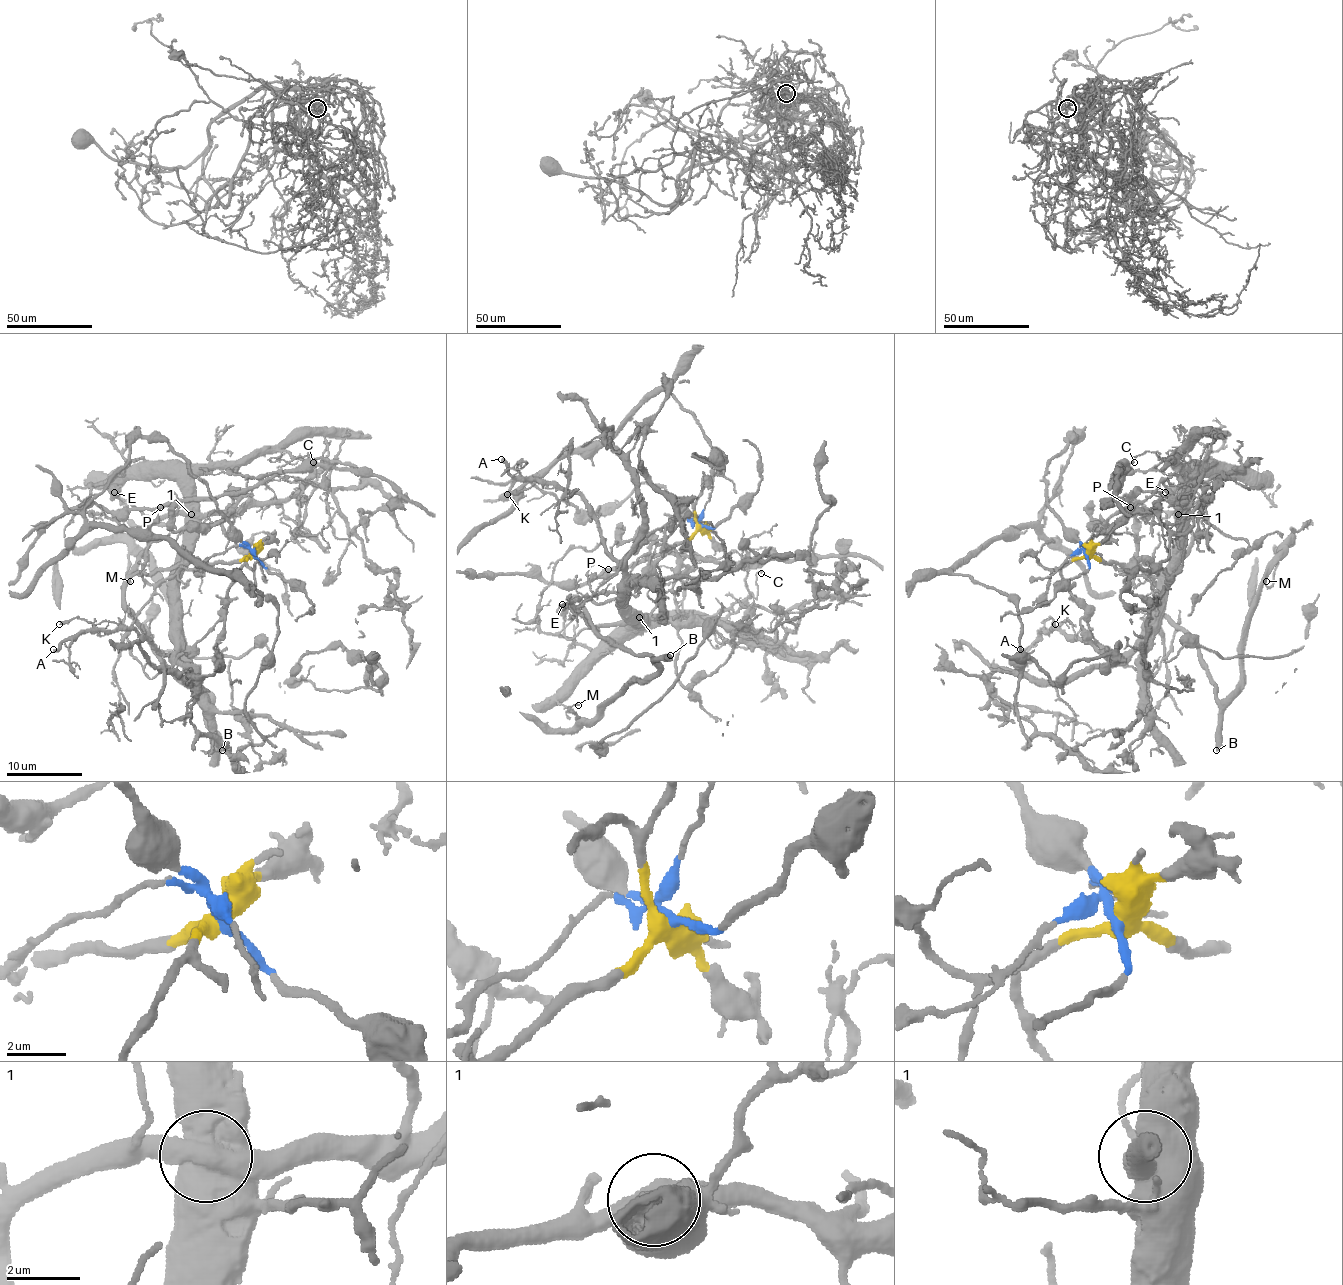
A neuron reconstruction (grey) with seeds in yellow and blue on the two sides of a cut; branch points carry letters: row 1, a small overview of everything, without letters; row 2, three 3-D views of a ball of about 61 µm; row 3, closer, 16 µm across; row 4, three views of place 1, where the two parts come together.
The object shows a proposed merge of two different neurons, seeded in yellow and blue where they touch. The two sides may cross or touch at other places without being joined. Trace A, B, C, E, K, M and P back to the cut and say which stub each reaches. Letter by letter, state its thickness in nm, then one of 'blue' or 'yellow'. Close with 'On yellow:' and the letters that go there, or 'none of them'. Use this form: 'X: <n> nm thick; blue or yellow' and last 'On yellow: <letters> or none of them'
A: 340 nm thick; blue
B: 500 nm thick; yellow
C: 140 nm thick; blue
E: 500 nm thick; yellow
K: 320 nm thick; blue
M: 170 nm thick; yellow
P: 440 nm thick; blue
On yellow: B, E, M

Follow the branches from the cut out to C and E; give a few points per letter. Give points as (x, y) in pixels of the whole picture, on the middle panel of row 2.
C: (701, 526), (686, 519), (640, 556), (622, 596), (639, 617), (729, 617), (748, 596), (757, 596), (761, 573)
E: (701, 526), (623, 596), (586, 600), (578, 607), (597, 630), (590, 626), (567, 638), (561, 604)

